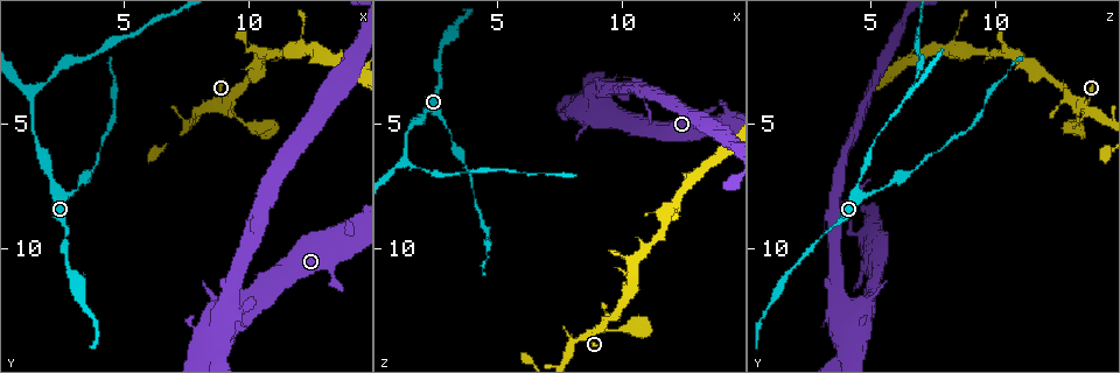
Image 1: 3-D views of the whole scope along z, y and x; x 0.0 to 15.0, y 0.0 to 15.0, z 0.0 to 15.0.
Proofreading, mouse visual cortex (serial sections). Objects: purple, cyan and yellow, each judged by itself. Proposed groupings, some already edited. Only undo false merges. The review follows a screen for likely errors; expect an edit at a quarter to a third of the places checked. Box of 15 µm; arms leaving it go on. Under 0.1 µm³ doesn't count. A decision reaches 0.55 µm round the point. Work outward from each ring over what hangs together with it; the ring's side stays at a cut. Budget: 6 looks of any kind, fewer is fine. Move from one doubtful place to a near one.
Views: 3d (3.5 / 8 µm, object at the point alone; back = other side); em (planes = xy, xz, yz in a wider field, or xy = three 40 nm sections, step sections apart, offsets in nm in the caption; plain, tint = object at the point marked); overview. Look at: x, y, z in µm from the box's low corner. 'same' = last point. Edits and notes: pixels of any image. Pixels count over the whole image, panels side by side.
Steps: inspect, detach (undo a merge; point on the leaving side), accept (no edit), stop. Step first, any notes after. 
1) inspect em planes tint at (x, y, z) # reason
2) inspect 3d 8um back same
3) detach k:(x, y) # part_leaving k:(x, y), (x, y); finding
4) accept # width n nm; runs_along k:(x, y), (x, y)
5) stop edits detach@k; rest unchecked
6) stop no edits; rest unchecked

inspect 3d 3.5um at (3.1, 7.6, 5.3) # calibre changes

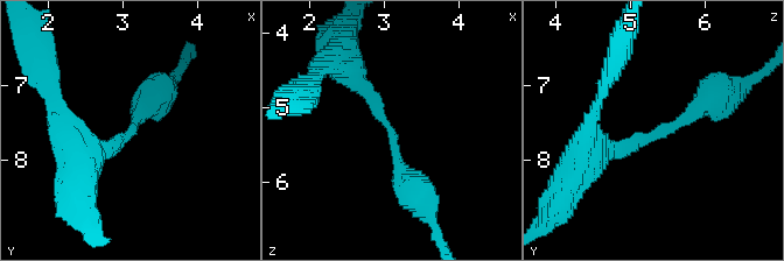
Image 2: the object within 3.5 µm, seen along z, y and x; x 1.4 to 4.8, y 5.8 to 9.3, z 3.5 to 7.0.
inspect em xy step 3 tint at (3.05, 7.65, 5.30)

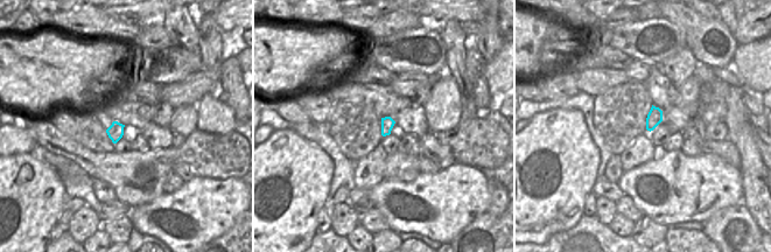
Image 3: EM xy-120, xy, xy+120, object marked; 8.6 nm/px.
accept # runs_along 2:(341, 62), (391, 131), (413, 190); all the same cell

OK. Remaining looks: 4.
inspect 3d 8um at (1.3, 3.8, 6.5) # branch point

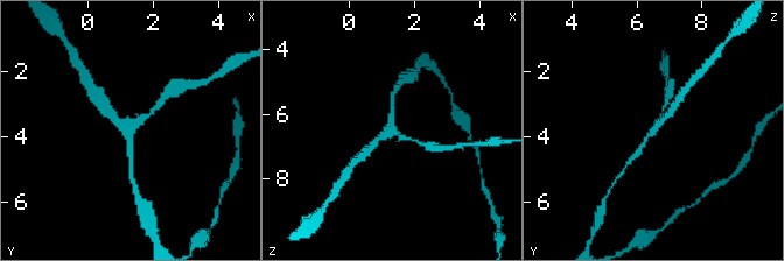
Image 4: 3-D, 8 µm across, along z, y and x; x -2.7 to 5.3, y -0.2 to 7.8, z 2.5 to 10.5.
inspect 3d 3.5um at (1.2, 3.8, 6.5) # closer look

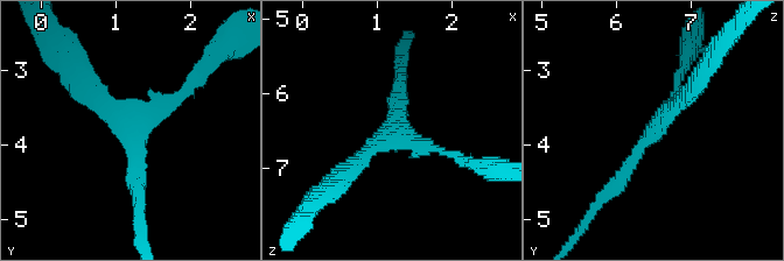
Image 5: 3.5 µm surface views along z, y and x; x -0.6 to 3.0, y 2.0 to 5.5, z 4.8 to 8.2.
inspect em xy step 2 tint at (1.25, 3.90, 6.45)

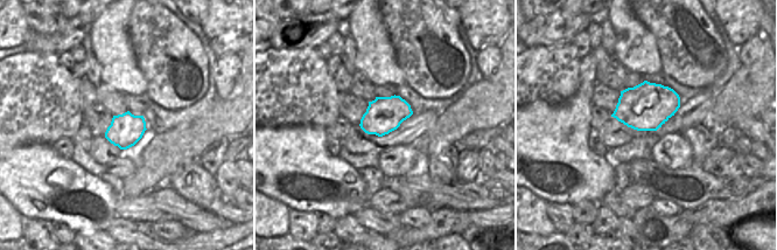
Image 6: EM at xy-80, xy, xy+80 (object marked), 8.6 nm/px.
accept # runs_along 5:(602, 199), (662, 120), (677, 82); all the same cell

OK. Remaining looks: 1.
stop no edits; rest unchecked

